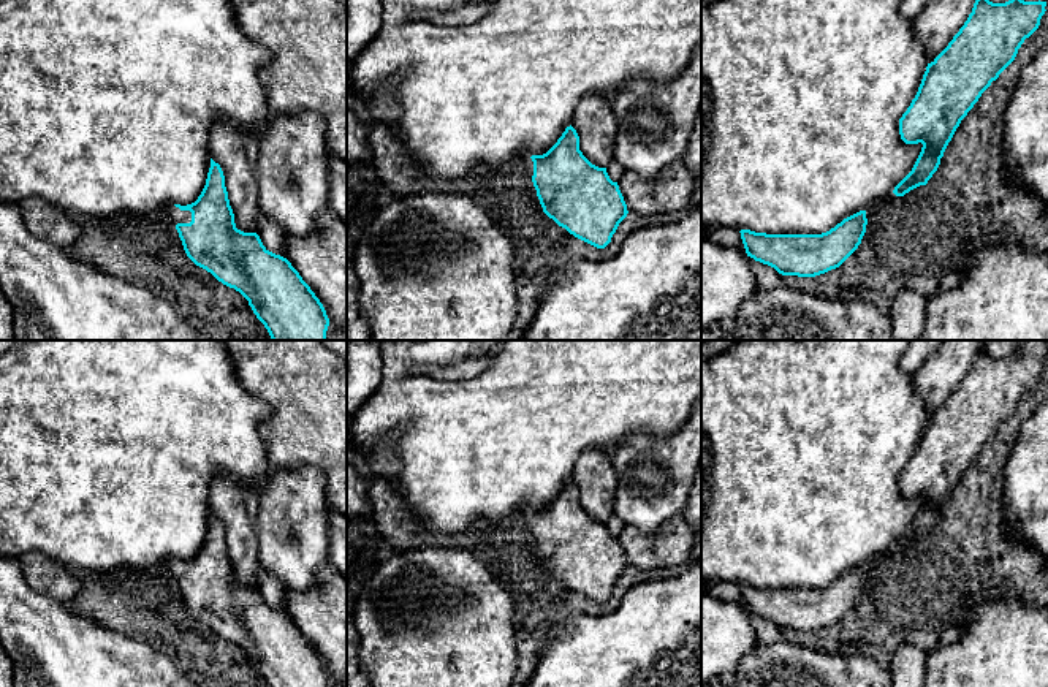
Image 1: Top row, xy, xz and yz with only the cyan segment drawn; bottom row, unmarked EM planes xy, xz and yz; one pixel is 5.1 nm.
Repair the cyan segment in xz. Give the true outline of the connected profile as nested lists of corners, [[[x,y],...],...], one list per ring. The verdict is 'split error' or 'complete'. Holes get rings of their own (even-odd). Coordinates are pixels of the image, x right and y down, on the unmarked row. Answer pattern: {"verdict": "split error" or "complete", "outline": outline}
{"verdict": "split error", "outline": [[[570,480],[543,510],[524,508],[522,518],[532,532],[543,567],[575,592],[605,603],[619,578],[627,571],[627,559],[606,522],[592,519],[579,505],[579,491]]]}

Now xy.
{"verdict": "split error", "outline": [[[212,513],[198,554],[166,567],[187,611],[239,646],[268,687],[328,685],[323,659],[291,617],[269,606],[256,587],[236,583],[223,526]]]}

